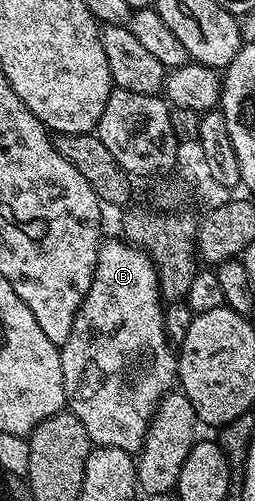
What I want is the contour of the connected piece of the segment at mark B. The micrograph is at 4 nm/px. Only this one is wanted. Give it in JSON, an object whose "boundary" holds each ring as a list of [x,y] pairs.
{"boundary":[[[125,239],[103,240],[98,248],[98,262],[86,298],[74,316],[72,333],[60,348],[64,367],[64,391],[69,412],[84,423],[95,446],[120,447],[131,455],[141,449],[150,420],[160,399],[175,388],[178,359],[175,346],[164,327],[164,302],[158,289],[158,273],[143,249]]]}

